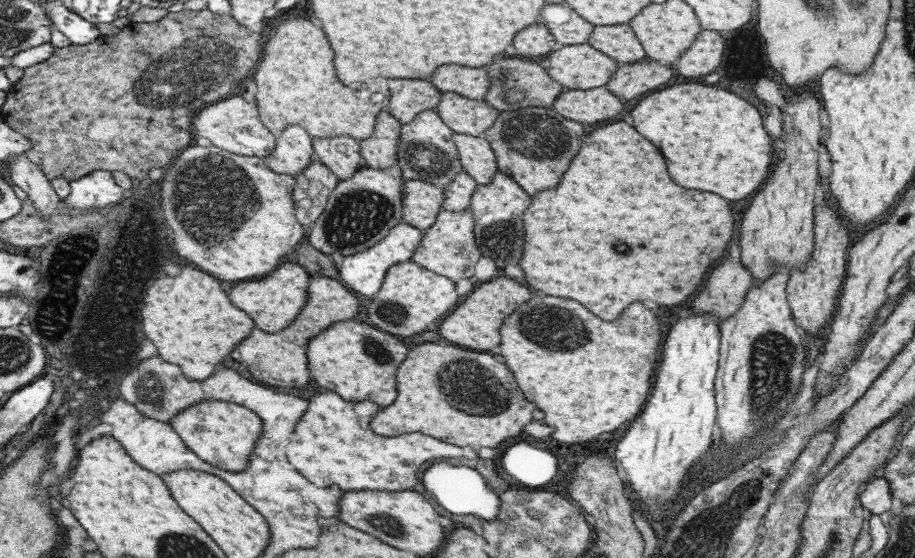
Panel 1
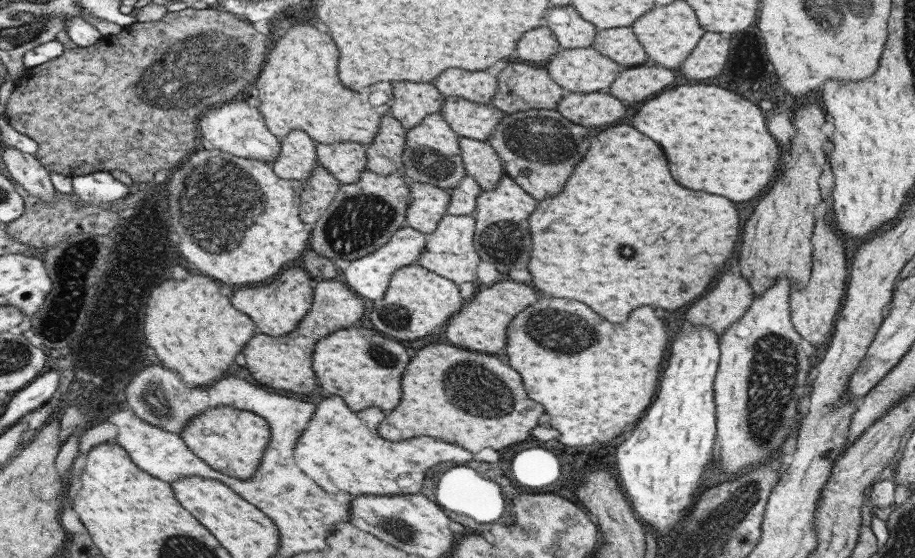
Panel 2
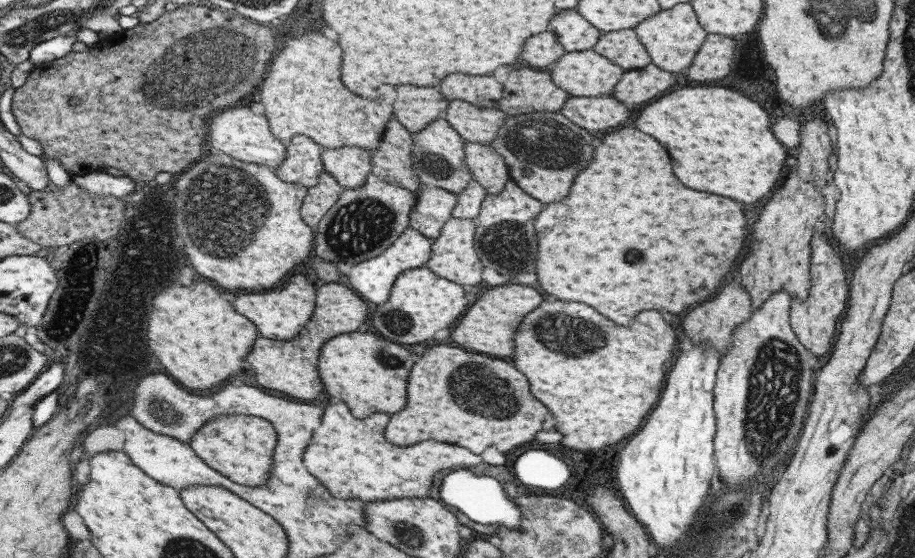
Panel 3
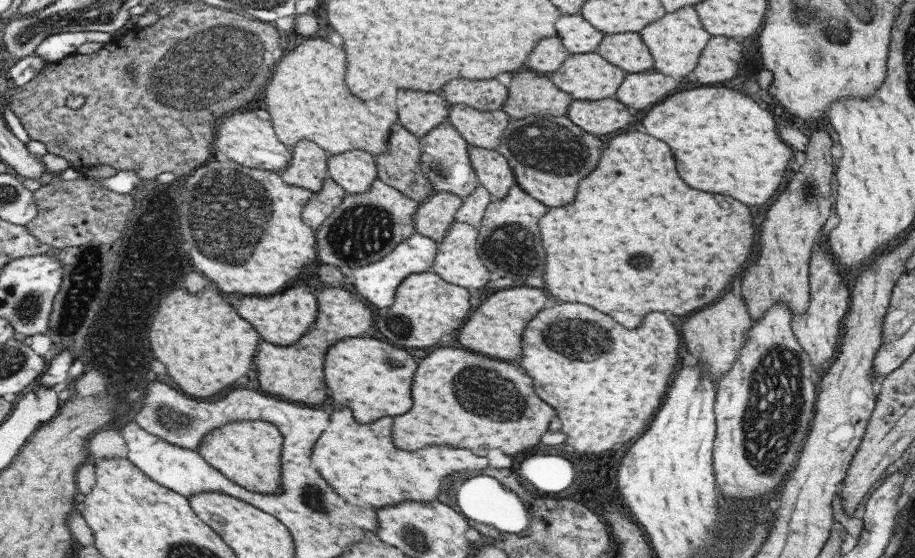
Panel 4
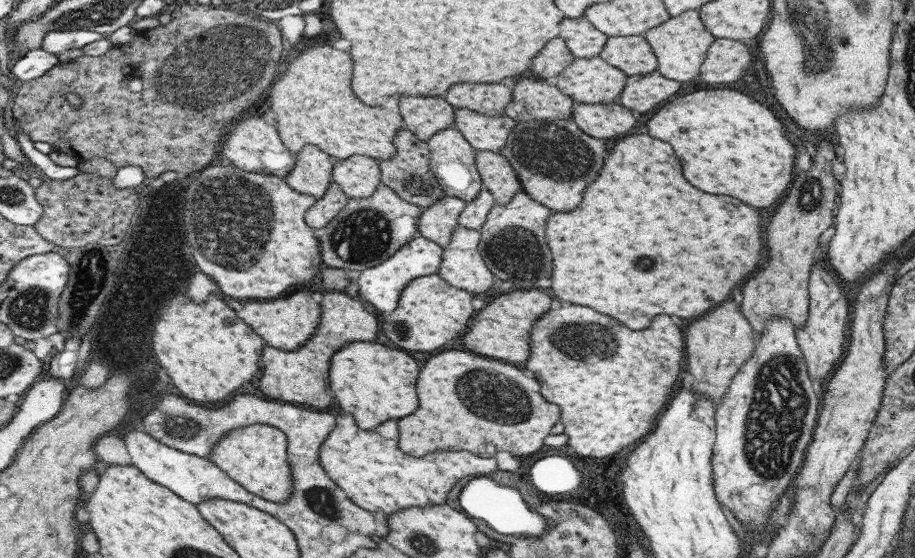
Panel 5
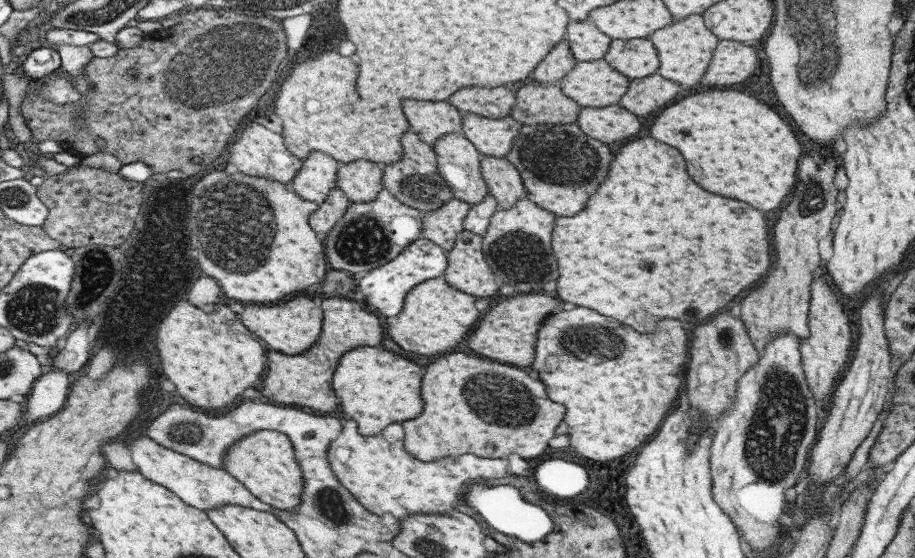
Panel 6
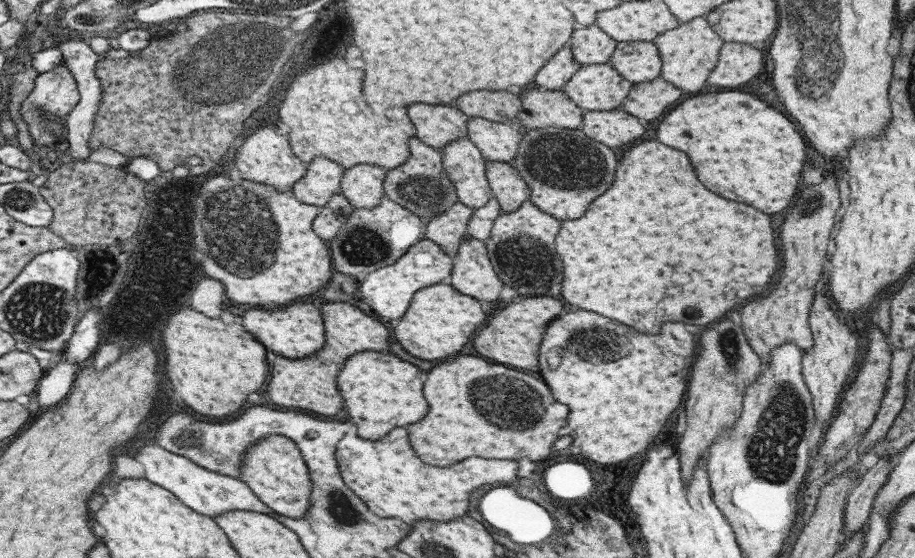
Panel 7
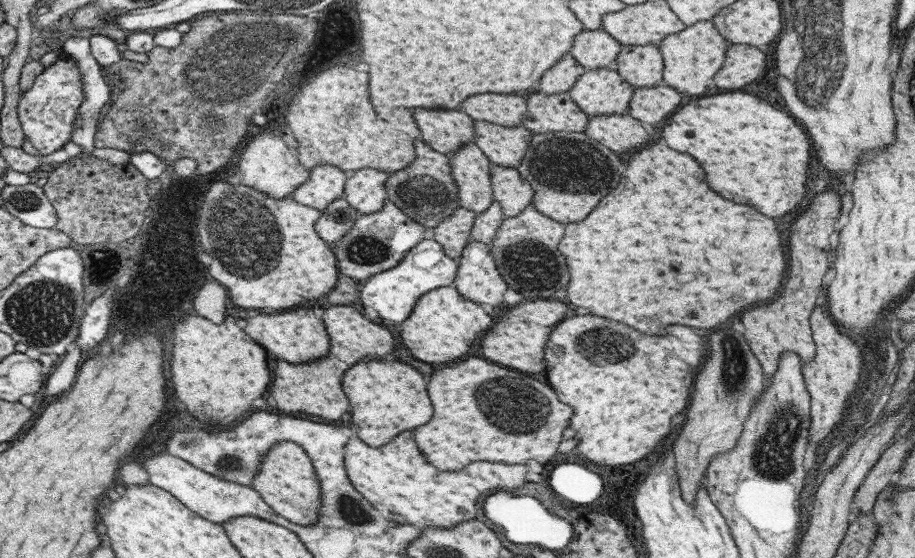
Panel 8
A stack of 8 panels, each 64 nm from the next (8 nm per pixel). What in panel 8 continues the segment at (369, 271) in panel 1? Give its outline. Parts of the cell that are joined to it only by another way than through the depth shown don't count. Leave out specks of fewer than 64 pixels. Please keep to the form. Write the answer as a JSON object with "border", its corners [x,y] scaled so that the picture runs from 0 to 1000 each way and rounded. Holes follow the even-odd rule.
{"border":[[[460,428],[446,453],[442,455],[438,470],[430,482],[421,484],[393,507],[391,532],[396,548],[403,548],[412,559],[417,573],[425,573],[432,582],[443,577],[450,559],[451,547],[462,529],[493,513],[497,498],[499,470],[486,459],[483,441],[473,428]]]}

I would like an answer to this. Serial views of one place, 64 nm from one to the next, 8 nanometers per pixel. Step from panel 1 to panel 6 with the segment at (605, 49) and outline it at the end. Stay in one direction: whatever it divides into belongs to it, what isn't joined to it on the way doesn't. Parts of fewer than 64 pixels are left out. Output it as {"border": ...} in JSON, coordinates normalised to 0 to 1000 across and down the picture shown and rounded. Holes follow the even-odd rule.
{"border":[[[708,68],[667,70],[659,106],[686,143],[708,138],[720,124],[716,84]]]}

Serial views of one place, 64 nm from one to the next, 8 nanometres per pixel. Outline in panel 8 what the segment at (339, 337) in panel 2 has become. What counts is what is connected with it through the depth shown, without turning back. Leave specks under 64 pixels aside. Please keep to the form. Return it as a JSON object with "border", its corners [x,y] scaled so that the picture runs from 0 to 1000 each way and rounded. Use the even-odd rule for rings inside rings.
{"border":[[[397,640],[388,647],[373,676],[373,695],[380,717],[380,738],[388,780],[399,796],[412,803],[434,776],[450,772],[471,749],[473,735],[467,717],[462,674],[449,656],[427,640]]]}

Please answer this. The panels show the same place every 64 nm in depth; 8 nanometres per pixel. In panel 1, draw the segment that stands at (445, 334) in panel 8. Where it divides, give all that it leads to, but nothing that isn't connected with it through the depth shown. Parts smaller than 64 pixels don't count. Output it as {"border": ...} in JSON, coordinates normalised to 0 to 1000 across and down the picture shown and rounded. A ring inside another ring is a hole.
{"border":[[[450,468],[434,470],[421,487],[412,530],[403,536],[401,570],[413,591],[445,611],[451,599],[473,593],[482,581],[482,572],[504,538],[496,513],[494,502],[474,491]]]}

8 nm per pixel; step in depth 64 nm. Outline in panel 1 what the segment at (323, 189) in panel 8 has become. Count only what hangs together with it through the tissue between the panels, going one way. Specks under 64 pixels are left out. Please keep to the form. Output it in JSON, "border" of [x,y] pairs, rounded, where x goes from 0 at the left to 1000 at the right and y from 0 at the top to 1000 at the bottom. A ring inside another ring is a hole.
{"border":[[[327,224],[313,226],[301,246],[301,262],[289,290],[299,310],[322,319],[342,283],[341,247]]]}

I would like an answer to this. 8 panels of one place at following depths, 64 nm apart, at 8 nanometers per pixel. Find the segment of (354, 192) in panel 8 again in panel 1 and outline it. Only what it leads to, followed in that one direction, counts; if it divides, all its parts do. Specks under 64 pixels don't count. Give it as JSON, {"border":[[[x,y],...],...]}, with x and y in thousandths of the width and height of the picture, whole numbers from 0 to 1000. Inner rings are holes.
{"border":[[[370,242],[360,247],[342,247],[342,281],[354,294],[369,323],[377,323],[392,299],[399,297],[392,276],[389,247]]]}

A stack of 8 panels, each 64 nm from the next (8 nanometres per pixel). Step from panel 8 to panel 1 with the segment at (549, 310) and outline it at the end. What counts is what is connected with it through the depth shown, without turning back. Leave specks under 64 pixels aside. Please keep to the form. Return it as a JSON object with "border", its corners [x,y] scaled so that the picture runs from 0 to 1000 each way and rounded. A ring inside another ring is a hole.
{"border":[[[543,491],[530,505],[518,504],[515,525],[505,532],[491,563],[482,572],[482,581],[478,586],[480,602],[484,602],[486,609],[501,622],[508,620],[515,627],[537,627],[539,620],[545,616],[543,588],[545,588],[548,573],[561,552],[565,552],[569,541],[574,541],[578,534],[580,534],[580,523],[574,513],[569,513],[548,491]]]}

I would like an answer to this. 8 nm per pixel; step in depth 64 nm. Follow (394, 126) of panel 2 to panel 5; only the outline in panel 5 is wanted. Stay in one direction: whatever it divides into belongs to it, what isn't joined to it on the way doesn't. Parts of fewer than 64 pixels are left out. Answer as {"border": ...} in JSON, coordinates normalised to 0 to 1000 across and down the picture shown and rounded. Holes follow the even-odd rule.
{"border":[[[439,229],[434,233],[434,244],[430,247],[431,276],[423,287],[412,289],[415,305],[416,330],[425,335],[438,358],[448,362],[459,375],[466,375],[478,362],[484,349],[484,342],[477,326],[477,319],[470,310],[469,267],[467,260],[457,249],[450,237]]]}

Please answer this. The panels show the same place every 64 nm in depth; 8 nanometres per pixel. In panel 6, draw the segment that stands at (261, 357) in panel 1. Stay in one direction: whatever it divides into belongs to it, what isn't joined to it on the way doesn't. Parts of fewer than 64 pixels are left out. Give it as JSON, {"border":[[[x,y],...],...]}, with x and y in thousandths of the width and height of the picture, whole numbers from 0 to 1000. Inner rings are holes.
{"border":[[[355,532],[351,539],[352,577],[349,606],[333,631],[315,636],[291,625],[290,677],[284,704],[294,720],[305,726],[325,726],[346,738],[362,738],[368,731],[370,715],[363,697],[363,670],[369,642],[386,622],[417,620],[414,573],[410,565],[395,554],[385,534]]]}

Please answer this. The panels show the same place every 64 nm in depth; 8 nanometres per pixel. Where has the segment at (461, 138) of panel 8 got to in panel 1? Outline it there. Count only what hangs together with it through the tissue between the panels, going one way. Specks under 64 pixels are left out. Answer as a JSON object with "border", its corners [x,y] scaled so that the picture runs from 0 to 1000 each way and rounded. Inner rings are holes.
{"border":[[[428,140],[422,147],[425,177],[421,197],[437,222],[446,220],[462,195],[473,195],[481,167],[469,143]]]}

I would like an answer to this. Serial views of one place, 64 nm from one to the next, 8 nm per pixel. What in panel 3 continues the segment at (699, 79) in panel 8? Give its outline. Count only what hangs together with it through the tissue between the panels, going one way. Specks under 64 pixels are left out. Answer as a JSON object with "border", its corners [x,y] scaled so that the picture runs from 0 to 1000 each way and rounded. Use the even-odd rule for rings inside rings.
{"border":[[[744,5],[733,16],[720,16],[719,23],[705,32],[694,47],[693,56],[710,100],[711,115],[740,136],[746,133],[755,118],[756,104],[772,63],[770,54],[762,39],[754,5]]]}

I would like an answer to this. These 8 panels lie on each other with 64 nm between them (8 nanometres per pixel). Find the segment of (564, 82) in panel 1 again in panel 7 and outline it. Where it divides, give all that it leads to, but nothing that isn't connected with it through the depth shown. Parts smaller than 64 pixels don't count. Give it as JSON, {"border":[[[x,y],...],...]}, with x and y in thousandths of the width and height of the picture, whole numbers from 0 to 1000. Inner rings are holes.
{"border":[[[662,111],[635,116],[613,161],[638,201],[677,195],[690,156],[691,151]]]}

